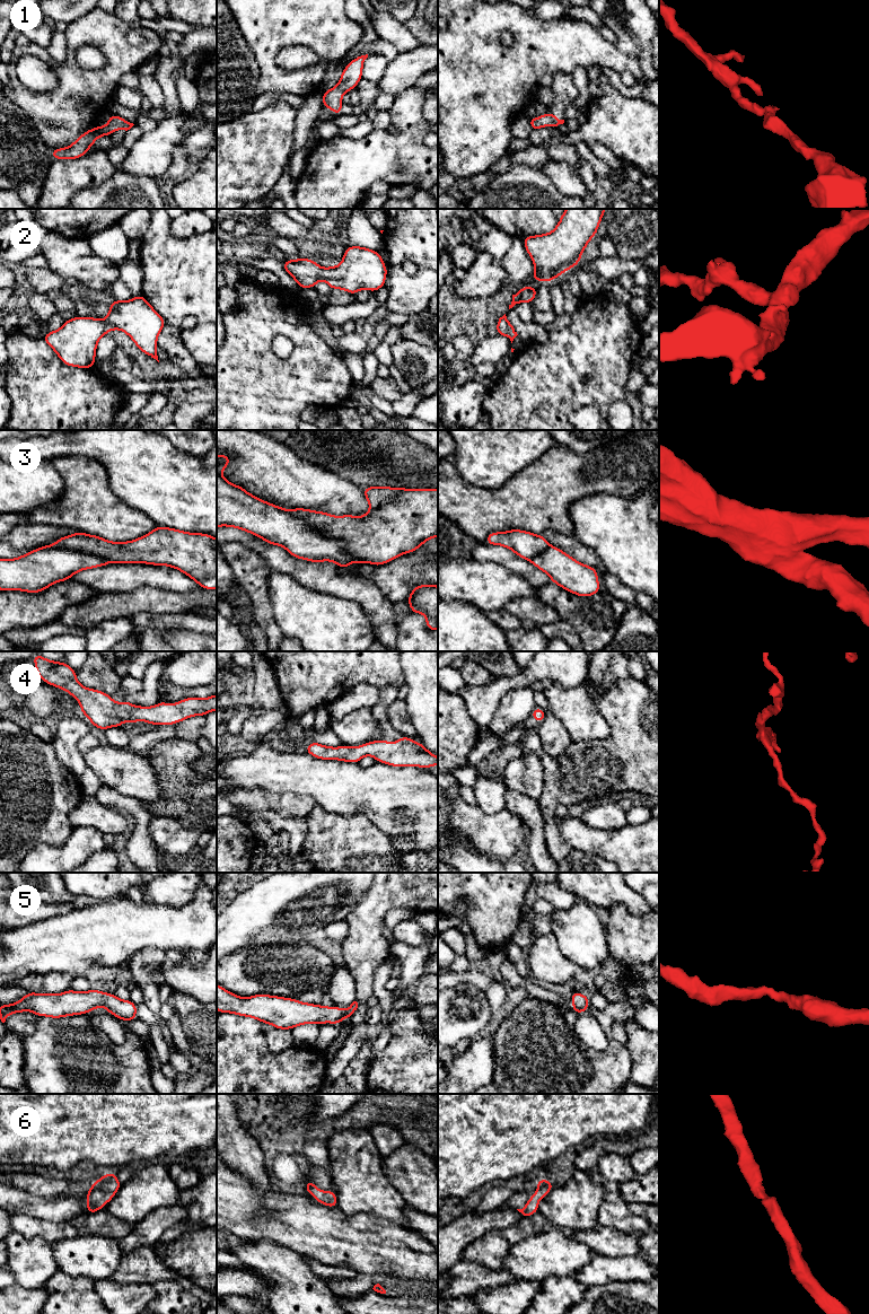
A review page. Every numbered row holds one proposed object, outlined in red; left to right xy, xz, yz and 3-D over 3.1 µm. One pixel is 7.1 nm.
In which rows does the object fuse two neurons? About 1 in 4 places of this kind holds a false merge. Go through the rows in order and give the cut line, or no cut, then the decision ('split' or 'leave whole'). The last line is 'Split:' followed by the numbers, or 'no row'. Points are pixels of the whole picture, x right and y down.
1: no cut | leave whole
2: no cut | leave whole
3: xz (278, 507), (338, 539), (351, 553), (370, 562) | split
4: no cut | leave whole
5: no cut | leave whole
6: no cut | leave whole
Split: 3

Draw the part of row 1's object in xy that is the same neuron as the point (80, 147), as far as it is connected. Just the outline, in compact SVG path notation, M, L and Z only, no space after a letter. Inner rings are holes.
M108 115L106 126L96 126L87 130L70 147L52 149L51 156L55 159L78 159L88 152L88 149L95 143L96 139L103 135L111 135L117 129L130 130L134 124L117 115Z

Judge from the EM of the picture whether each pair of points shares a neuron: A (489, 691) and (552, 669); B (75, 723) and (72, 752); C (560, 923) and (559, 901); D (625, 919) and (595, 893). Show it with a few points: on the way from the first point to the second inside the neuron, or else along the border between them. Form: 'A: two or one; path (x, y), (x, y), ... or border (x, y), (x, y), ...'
A: one; path (505, 684), (523, 680), (536, 669)
B: one; path (73, 729), (72, 745)
C: two; border (578, 899), (567, 909), (554, 910)
D: two; border (607, 909), (613, 905), (624, 905), (637, 916)

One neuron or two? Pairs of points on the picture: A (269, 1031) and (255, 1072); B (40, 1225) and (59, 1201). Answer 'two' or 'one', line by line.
A: two
B: two

